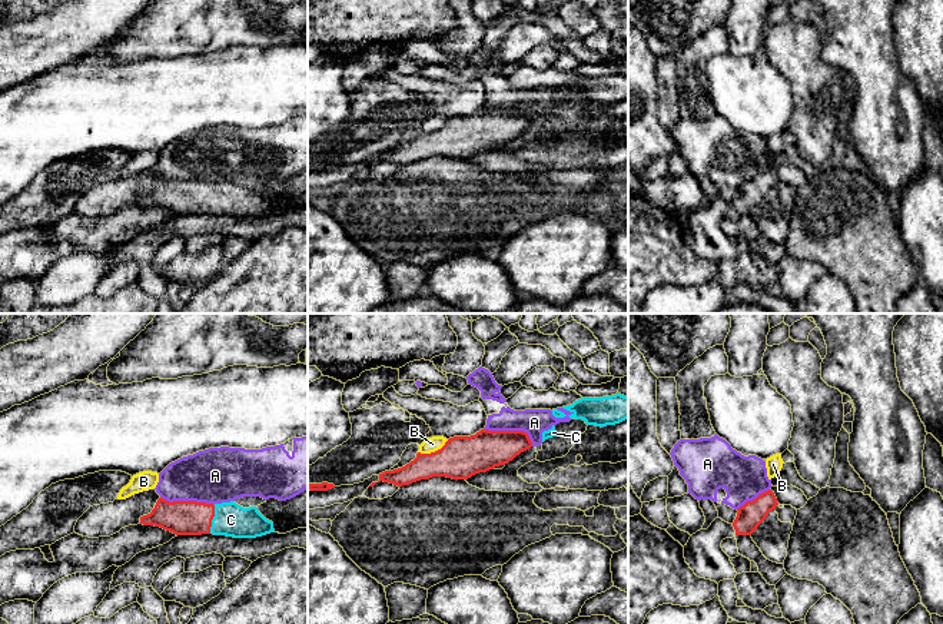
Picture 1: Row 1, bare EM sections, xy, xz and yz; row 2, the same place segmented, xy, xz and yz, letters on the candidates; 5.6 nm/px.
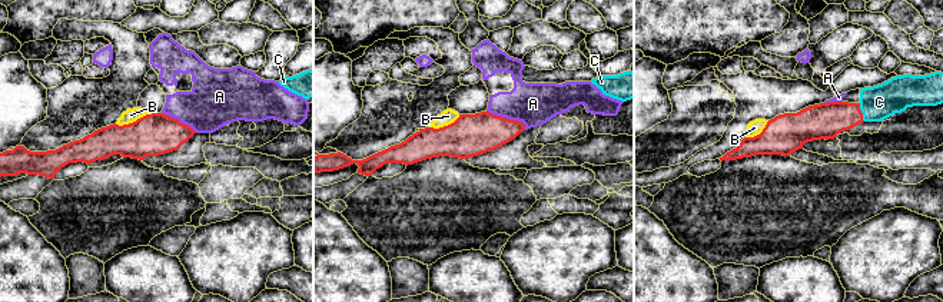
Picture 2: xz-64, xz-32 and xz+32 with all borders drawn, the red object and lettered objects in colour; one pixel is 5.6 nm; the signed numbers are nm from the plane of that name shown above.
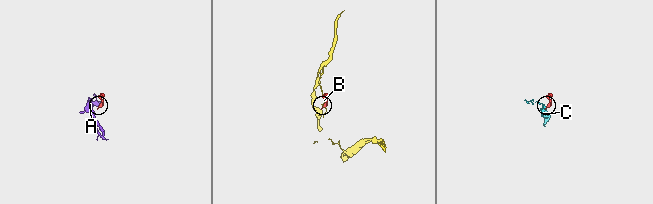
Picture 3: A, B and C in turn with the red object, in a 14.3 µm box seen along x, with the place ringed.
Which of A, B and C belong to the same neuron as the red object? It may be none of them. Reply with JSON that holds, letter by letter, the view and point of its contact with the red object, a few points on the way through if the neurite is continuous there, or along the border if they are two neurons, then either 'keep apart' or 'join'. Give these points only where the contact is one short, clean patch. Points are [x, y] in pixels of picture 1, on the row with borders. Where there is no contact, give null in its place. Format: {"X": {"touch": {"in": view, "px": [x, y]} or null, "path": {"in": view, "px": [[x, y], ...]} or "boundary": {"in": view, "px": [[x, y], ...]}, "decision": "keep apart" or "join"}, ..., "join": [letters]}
{"A": {"touch": {"in": "xz", "px": [511, 431]}, "boundary": {"in": "xz", "px": [[484, 428], [523, 430], [533, 445]]}, "decision": "keep apart"}, "B": {"touch": {"in": "xz", "px": [432, 452]}, "decision": "keep apart"}, "C": {"touch": {"in": "xy", "px": [212, 518]}, "path": {"in": "xy", "px": [[179, 517], [212, 518], [231, 520]]}, "decision": "join"}, "join": ["C"]}

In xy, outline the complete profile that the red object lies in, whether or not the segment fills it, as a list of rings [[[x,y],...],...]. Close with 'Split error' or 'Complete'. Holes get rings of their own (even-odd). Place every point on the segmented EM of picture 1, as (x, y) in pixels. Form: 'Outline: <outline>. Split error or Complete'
Outline: [[[160,497],[152,512],[140,517],[140,524],[160,527],[176,535],[256,538],[275,532],[273,522],[256,507],[243,508],[233,501],[213,505],[196,501],[169,502]]]. Split error

